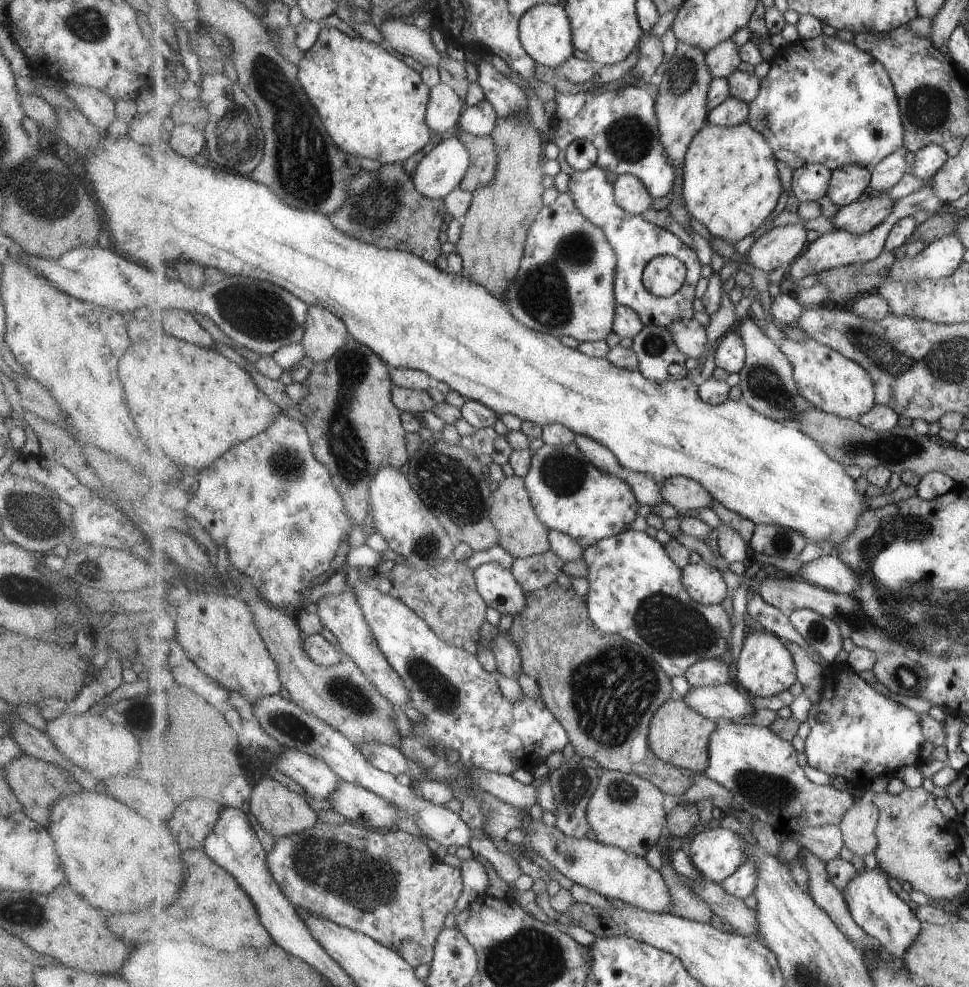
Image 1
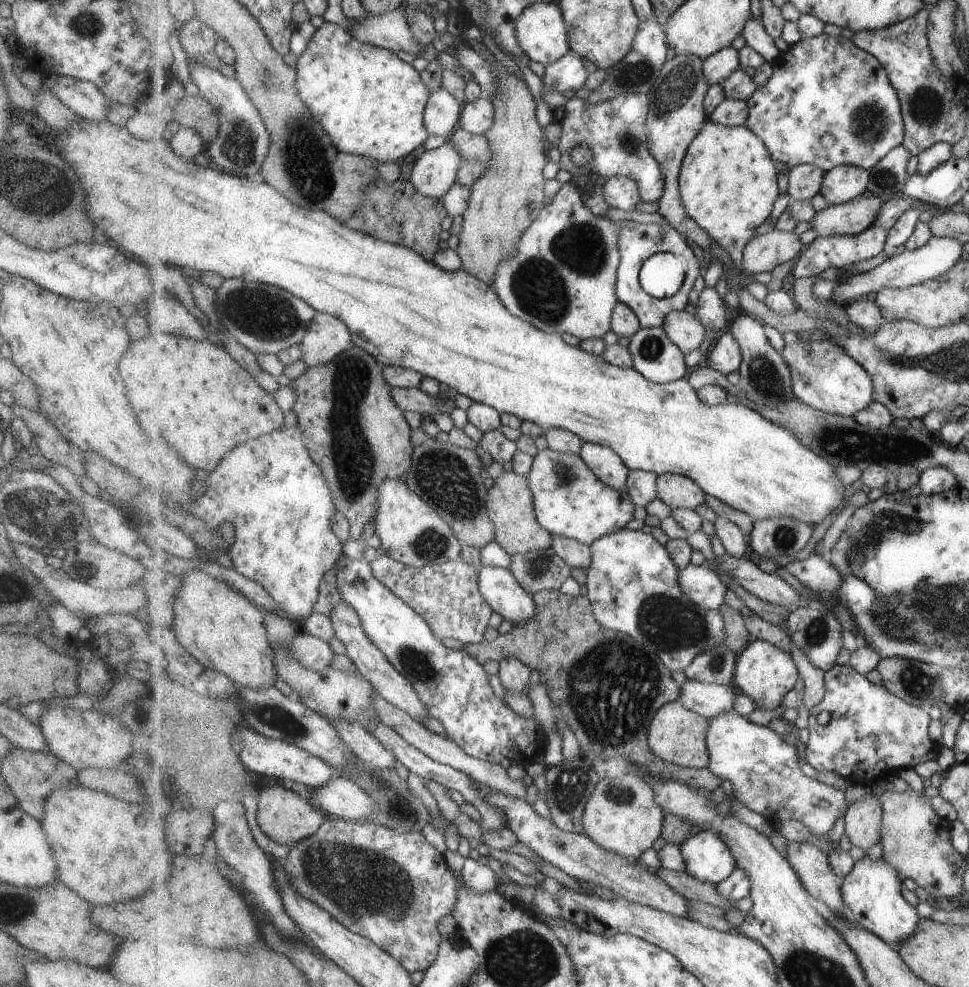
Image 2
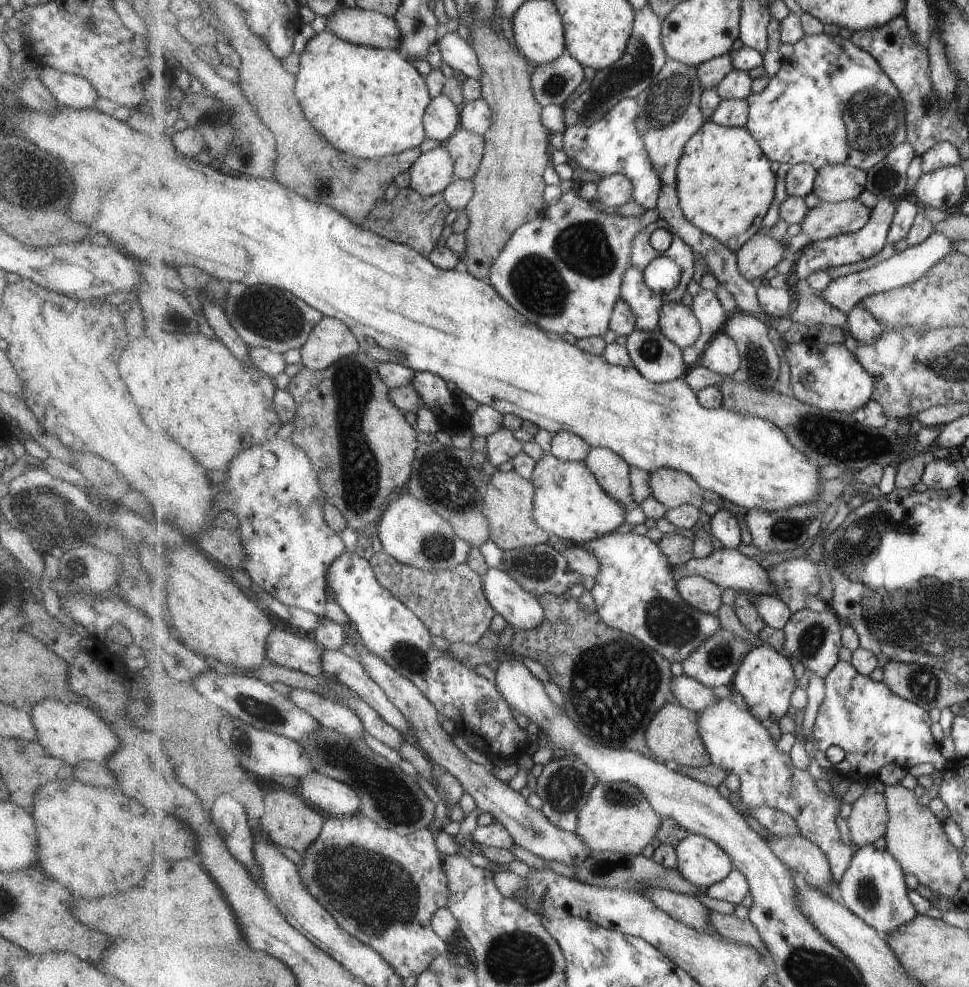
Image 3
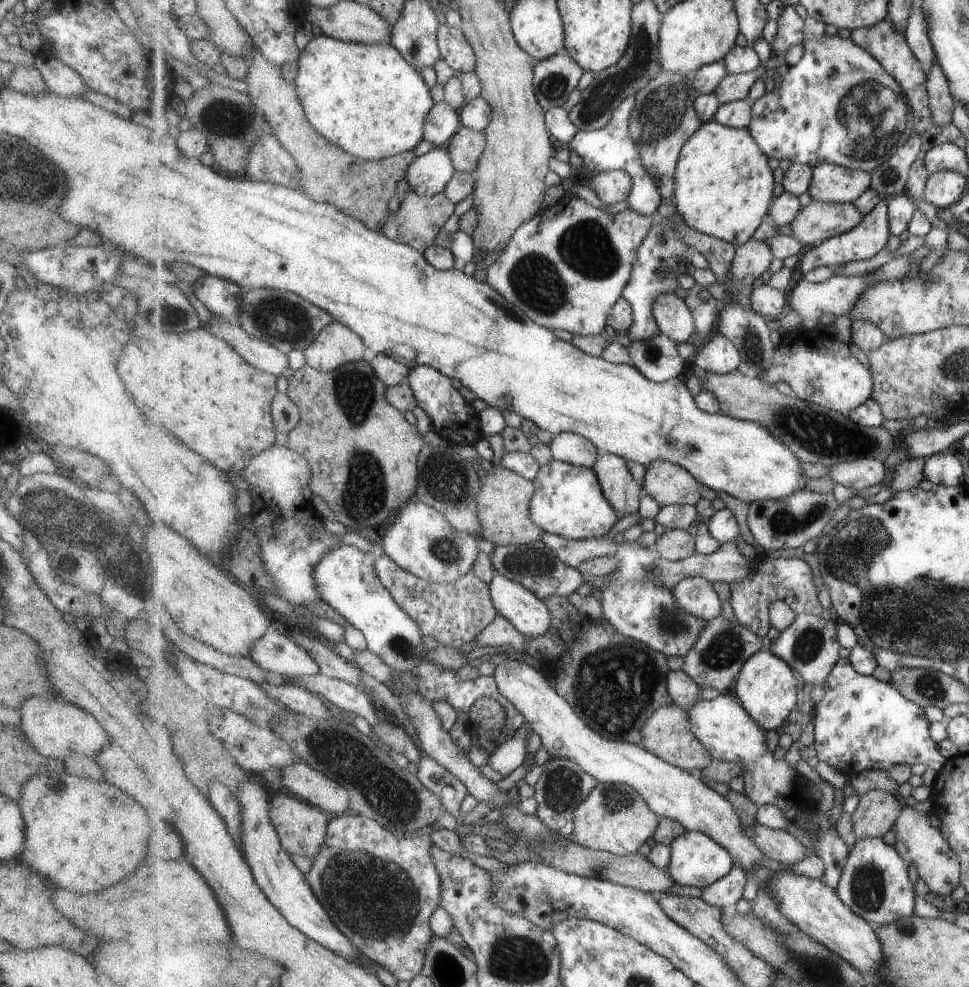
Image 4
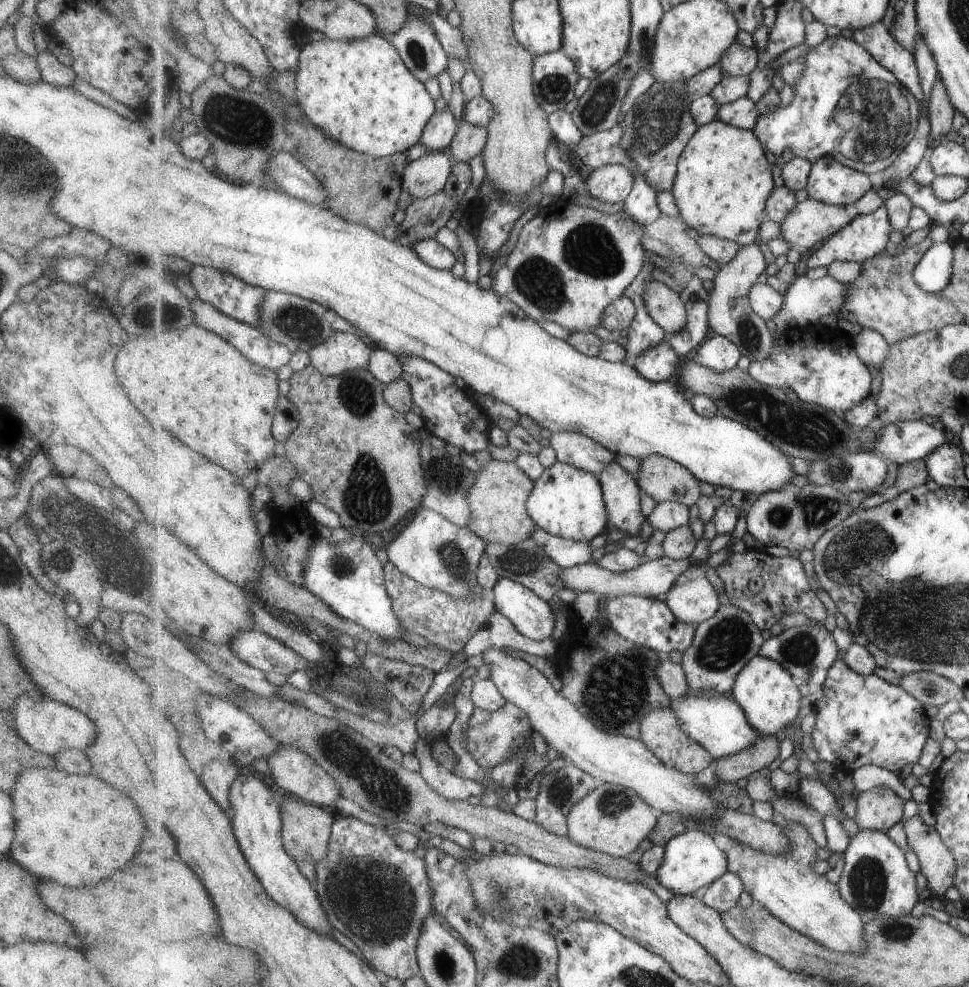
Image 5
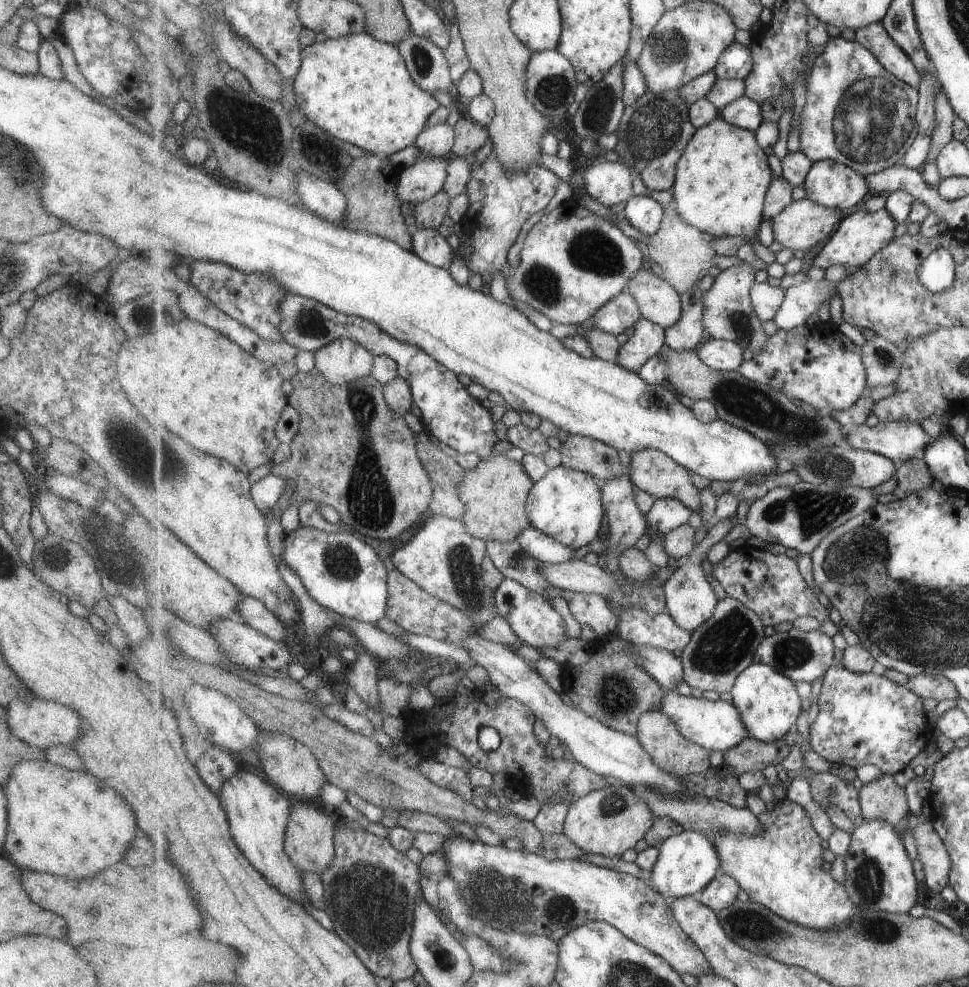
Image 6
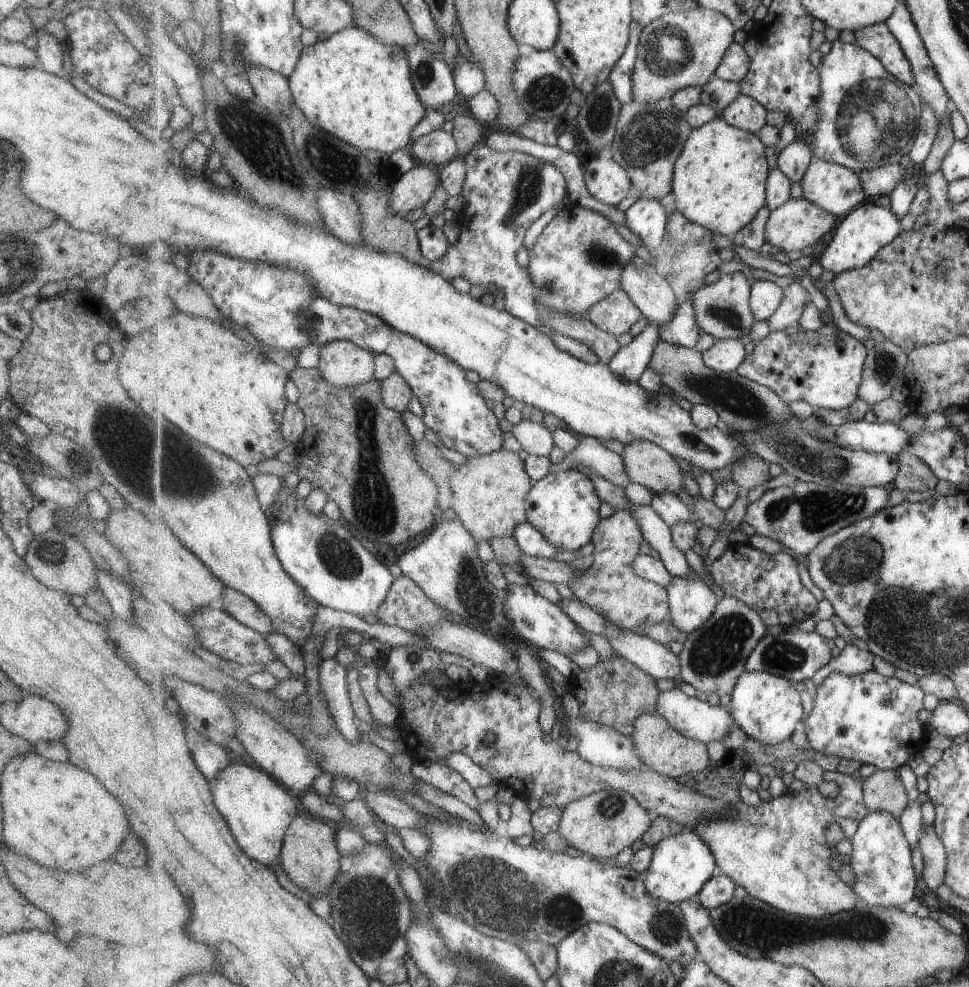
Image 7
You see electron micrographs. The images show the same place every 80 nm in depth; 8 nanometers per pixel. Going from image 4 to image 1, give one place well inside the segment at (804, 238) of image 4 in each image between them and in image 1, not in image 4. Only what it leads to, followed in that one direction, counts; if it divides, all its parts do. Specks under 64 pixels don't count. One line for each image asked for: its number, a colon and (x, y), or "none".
1: (859, 217)
2: (850, 218)
3: (825, 220)

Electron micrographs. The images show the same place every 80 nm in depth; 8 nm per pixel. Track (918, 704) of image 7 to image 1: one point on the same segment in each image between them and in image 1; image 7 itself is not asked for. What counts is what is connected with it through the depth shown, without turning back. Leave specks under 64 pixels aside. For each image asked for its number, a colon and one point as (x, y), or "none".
1: (866, 734)
2: (872, 732)
3: (875, 726)
4: (861, 722)
5: (861, 719)
6: (864, 718)

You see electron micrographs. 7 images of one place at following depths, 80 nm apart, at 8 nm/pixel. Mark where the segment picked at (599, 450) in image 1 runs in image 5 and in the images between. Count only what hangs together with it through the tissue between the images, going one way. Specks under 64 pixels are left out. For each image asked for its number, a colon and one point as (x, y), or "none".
2: (609, 466)
3: (613, 471)
4: (624, 492)
5: (622, 492)

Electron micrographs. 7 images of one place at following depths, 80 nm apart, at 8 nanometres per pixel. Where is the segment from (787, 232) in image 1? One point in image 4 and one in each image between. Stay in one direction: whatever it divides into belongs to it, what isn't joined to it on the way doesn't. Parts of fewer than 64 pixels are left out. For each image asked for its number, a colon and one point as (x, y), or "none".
2: (765, 252)
3: (756, 257)
4: (753, 258)

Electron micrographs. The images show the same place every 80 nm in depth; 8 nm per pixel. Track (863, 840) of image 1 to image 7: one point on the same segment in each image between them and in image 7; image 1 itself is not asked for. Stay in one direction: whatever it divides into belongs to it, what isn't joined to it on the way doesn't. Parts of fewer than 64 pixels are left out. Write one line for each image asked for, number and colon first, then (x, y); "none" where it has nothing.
2: (863, 820)
3: (868, 821)
4: (877, 811)
5: (879, 808)
6: (882, 798)
7: (883, 790)

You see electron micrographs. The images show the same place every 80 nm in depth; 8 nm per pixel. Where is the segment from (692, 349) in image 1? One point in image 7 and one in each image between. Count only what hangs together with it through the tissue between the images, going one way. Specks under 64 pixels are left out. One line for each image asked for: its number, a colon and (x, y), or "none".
2: (686, 330)
3: (678, 322)
4: (675, 318)
5: (667, 307)
6: (659, 301)
7: (654, 296)

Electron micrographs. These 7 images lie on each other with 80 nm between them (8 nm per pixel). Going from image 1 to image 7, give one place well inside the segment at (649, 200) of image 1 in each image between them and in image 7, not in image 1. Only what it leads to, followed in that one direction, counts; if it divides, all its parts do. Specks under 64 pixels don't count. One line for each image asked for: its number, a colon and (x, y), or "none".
2: (622, 192)
3: (614, 190)
4: (613, 186)
5: (613, 183)
6: (609, 183)
7: (608, 182)

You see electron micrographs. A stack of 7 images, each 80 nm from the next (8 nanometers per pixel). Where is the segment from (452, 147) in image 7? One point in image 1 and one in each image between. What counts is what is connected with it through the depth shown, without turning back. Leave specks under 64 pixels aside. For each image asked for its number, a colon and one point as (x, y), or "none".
1: (445, 107)
2: (442, 117)
3: (442, 121)
4: (443, 121)
5: (441, 130)
6: (438, 141)

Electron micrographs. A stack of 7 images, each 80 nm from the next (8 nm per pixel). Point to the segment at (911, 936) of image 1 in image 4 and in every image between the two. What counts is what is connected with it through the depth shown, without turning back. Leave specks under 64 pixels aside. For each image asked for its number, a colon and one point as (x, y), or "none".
2: (873, 891)
3: (875, 887)
4: (876, 883)

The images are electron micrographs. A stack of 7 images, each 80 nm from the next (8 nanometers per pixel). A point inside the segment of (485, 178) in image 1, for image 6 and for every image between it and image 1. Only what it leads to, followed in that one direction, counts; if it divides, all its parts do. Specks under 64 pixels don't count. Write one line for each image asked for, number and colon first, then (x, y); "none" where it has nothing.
2: (475, 149)
3: (468, 148)
4: (467, 145)
5: (470, 140)
6: (470, 136)

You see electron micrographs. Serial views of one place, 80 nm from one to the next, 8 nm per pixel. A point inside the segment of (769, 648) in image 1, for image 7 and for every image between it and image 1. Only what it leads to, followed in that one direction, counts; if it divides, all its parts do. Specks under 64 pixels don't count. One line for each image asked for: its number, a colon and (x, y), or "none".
2: (765, 673)
3: (766, 680)
4: (767, 686)
5: (769, 694)
6: (768, 700)
7: (767, 707)

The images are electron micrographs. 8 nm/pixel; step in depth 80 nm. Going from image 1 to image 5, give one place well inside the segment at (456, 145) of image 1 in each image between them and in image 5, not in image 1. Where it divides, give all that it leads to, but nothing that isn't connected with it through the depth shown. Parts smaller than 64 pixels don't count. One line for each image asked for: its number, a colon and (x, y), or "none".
2: (434, 173)
3: (435, 170)
4: (430, 173)
5: (428, 175)

